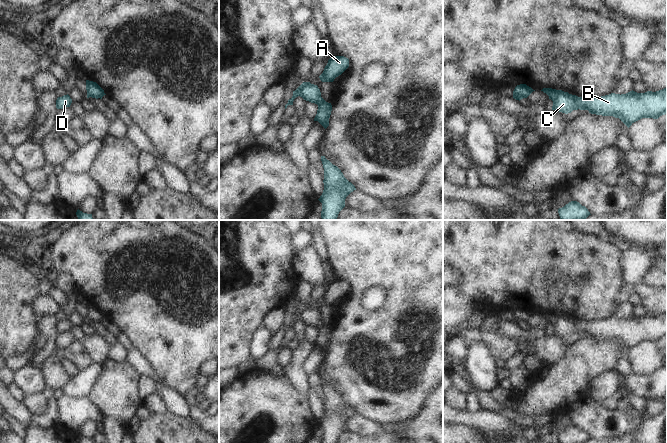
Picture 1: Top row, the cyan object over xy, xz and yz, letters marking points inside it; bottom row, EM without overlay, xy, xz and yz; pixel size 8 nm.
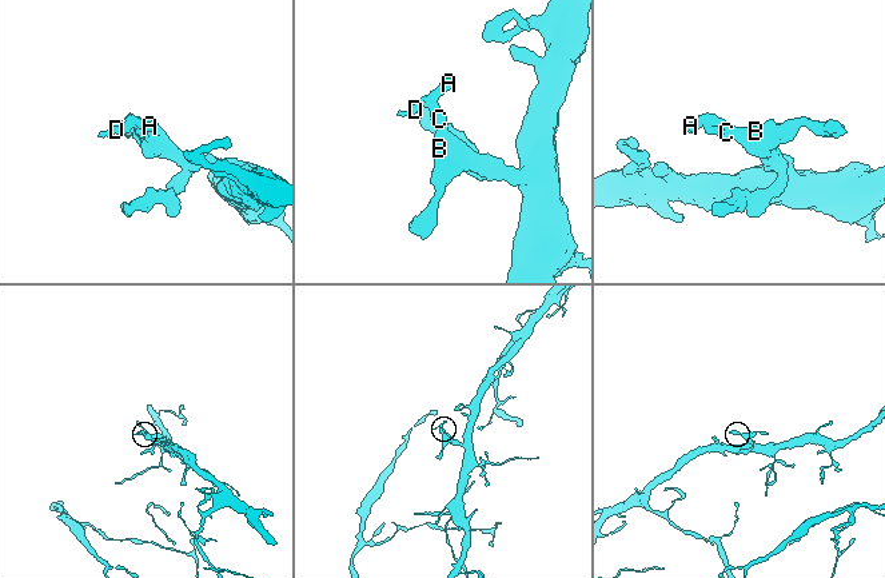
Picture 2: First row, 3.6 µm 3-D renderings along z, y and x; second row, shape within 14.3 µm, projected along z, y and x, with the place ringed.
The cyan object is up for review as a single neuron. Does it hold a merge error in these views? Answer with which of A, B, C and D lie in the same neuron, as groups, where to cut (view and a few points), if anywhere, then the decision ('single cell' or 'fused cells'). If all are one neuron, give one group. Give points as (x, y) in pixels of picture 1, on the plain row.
A B C D | no cut | single cell

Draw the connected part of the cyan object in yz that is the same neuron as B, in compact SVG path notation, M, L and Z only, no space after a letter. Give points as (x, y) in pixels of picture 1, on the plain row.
M543 312L553 325L552 334L565 338L573 334L588 334L591 338L619 342L628 352L642 342L658 343L667 337L667 312L652 316L615 318L583 322L562 314Z

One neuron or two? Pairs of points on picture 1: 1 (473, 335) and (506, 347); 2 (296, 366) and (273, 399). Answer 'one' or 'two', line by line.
1: one
2: two

